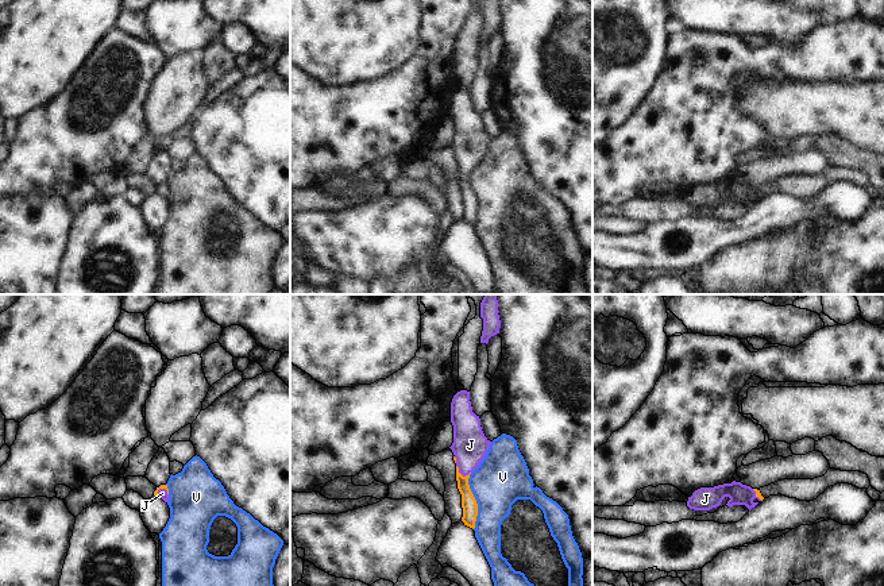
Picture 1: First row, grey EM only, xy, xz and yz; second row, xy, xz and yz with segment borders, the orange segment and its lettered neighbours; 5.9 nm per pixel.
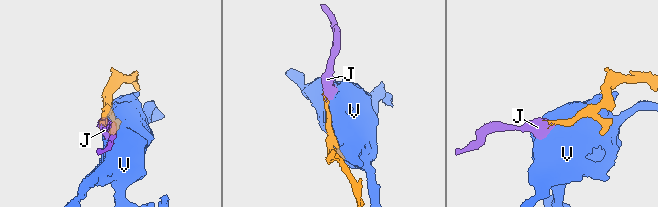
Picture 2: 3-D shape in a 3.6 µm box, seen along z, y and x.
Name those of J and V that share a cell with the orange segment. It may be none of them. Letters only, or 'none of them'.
J

